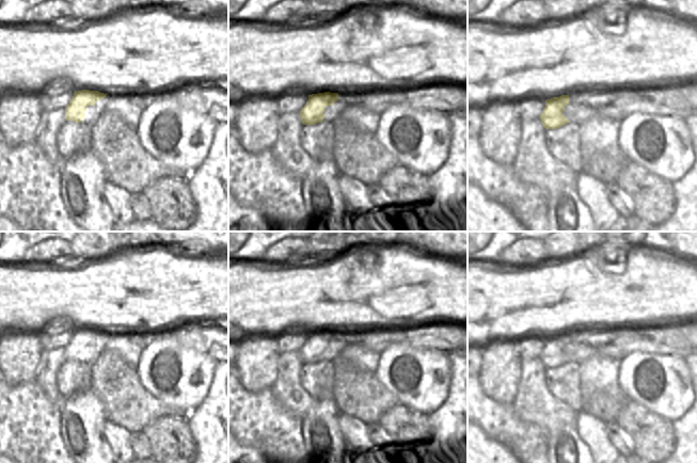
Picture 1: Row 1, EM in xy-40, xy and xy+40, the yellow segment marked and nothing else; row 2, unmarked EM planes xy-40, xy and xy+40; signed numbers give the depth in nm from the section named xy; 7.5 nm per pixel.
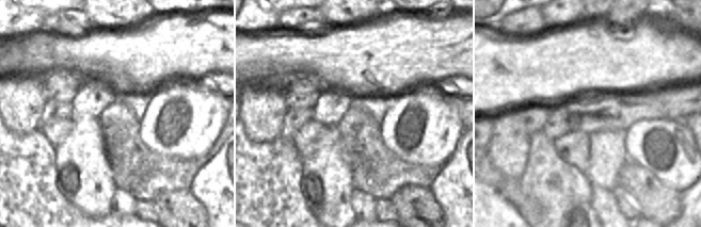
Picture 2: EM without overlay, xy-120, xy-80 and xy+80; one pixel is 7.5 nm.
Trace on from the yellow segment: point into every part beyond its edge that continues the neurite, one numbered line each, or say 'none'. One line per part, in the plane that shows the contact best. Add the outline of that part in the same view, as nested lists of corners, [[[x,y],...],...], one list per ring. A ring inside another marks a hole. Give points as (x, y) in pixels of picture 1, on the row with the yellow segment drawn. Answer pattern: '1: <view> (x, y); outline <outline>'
none

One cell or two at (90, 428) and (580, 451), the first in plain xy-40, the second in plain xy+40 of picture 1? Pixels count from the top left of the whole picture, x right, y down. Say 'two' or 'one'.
one

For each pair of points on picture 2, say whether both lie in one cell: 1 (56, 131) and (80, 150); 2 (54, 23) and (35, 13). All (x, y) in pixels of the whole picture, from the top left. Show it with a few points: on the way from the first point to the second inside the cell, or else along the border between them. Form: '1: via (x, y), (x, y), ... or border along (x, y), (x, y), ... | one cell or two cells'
1: border along (73, 119), (73, 128), (67, 136), (54, 146) | two cells
2: border along (64, 11), (50, 13), (44, 19), (41, 29) | two cells

